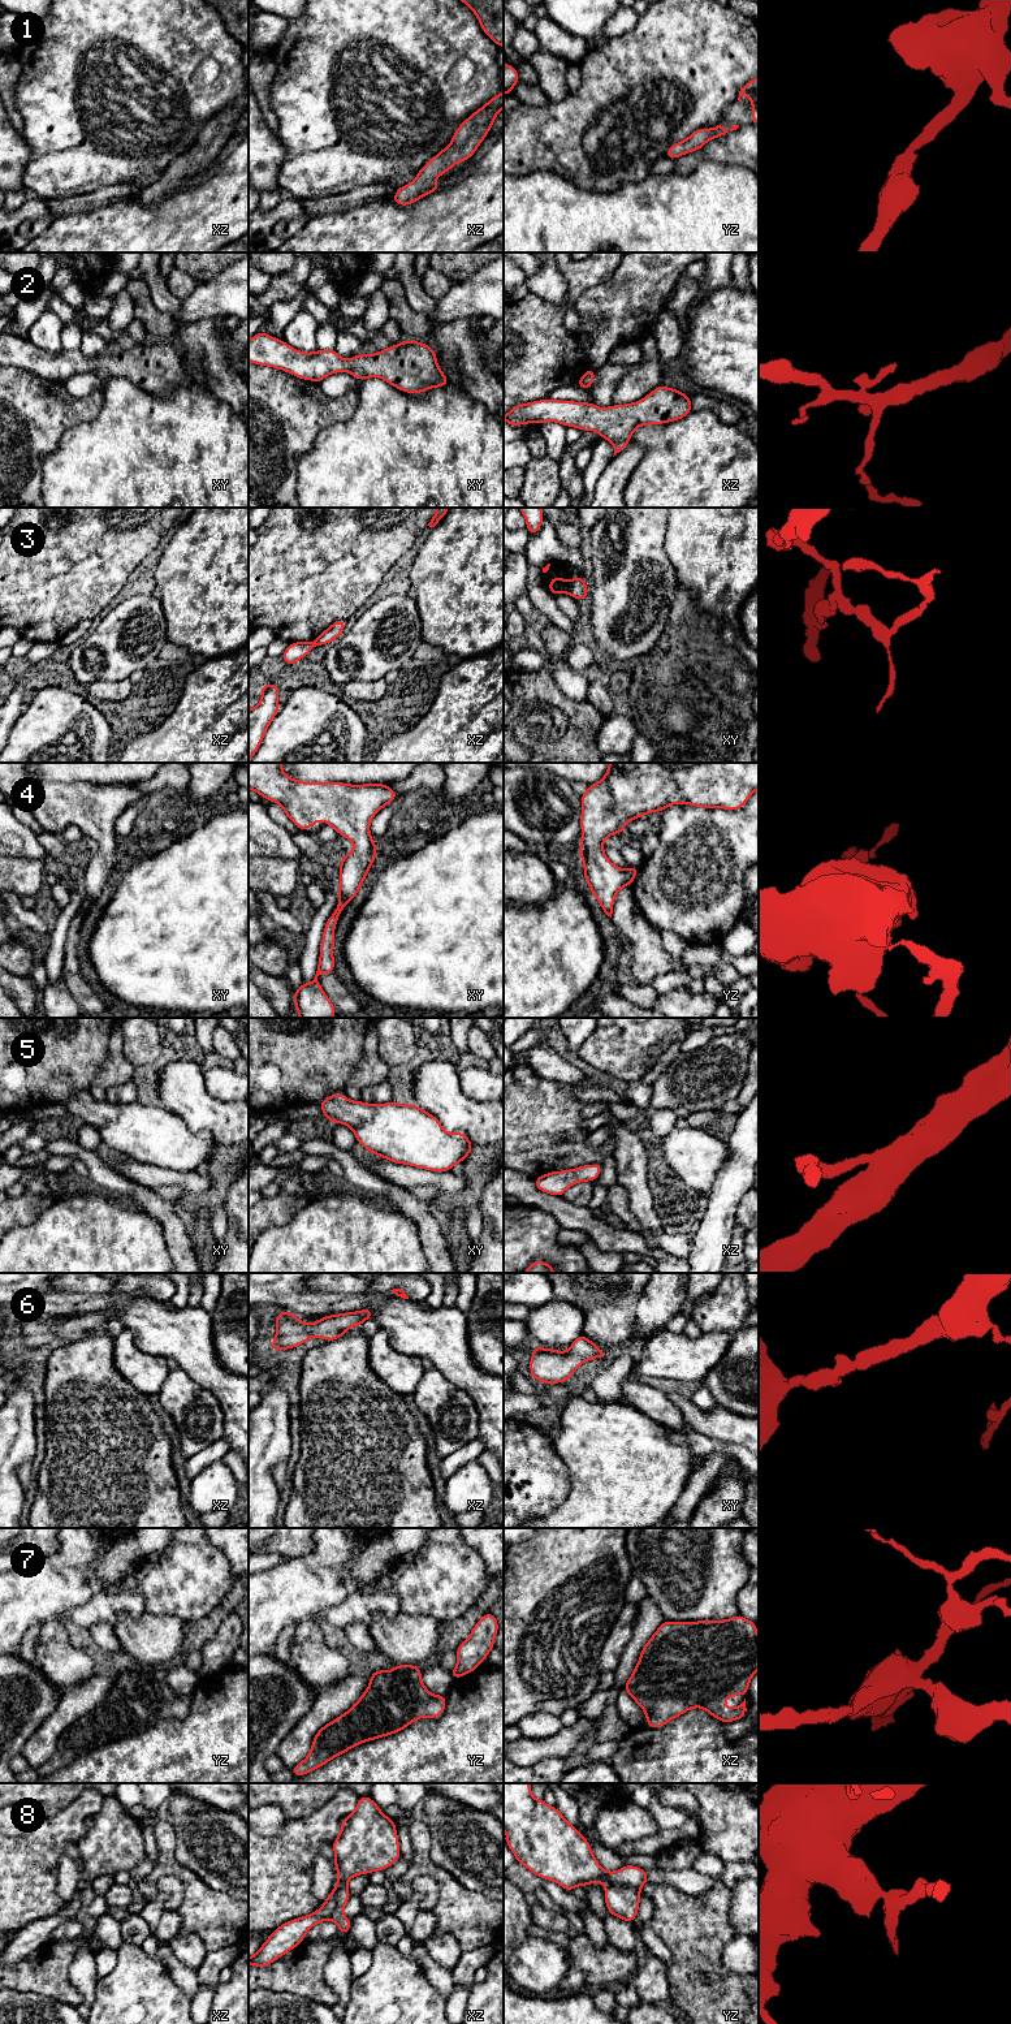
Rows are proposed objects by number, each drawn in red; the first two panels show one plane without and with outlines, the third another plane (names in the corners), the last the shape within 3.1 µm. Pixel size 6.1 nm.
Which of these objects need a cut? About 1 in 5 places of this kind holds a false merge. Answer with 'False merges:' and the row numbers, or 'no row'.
False merges: 3, 8

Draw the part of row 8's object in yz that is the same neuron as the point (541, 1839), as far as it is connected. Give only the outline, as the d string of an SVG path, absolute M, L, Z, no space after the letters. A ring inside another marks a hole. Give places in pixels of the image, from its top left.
M504 1783L504 1829L506 1846L513 1851L515 1861L523 1864L535 1876L557 1882L566 1891L573 1893L575 1886L586 1887L588 1883L599 1882L605 1886L628 1885L641 1889L647 1881L651 1881L648 1872L635 1865L605 1872L595 1859L589 1842L554 1805L535 1799L530 1783Z

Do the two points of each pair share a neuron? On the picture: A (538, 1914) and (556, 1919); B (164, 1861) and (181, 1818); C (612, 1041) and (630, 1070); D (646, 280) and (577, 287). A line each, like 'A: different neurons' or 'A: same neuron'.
A: same neuron
B: different neurons
C: same neuron
D: different neurons

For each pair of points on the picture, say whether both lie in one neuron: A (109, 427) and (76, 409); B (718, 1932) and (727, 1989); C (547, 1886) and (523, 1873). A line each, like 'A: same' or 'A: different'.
A: different
B: same
C: same

